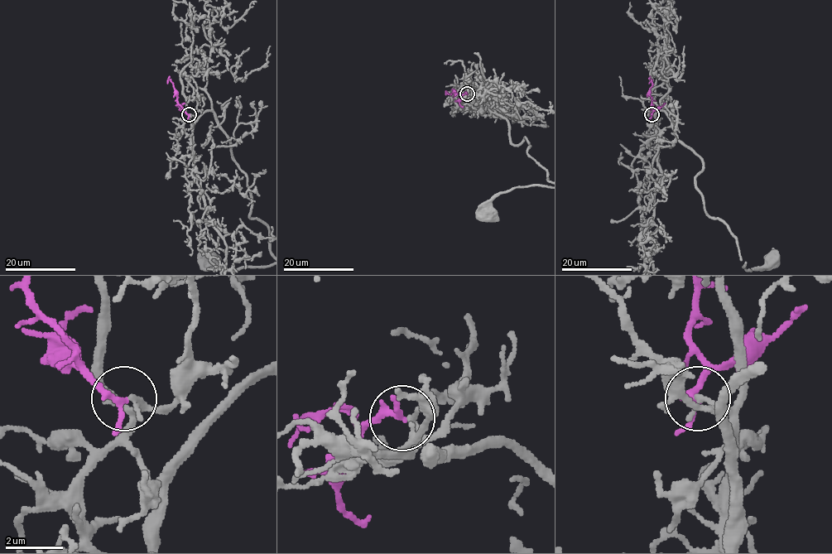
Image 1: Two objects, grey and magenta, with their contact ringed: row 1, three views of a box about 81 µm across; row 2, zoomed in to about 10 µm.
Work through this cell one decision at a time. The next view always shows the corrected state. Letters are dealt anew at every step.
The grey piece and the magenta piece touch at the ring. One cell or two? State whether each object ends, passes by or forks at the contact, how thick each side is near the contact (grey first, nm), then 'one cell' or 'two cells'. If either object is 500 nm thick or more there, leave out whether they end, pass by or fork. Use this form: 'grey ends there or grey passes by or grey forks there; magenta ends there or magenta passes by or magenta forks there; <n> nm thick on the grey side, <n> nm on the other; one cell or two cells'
grey passes by; magenta passes by; 150 nm thick on the grey side, 180 nm on the other; one cell

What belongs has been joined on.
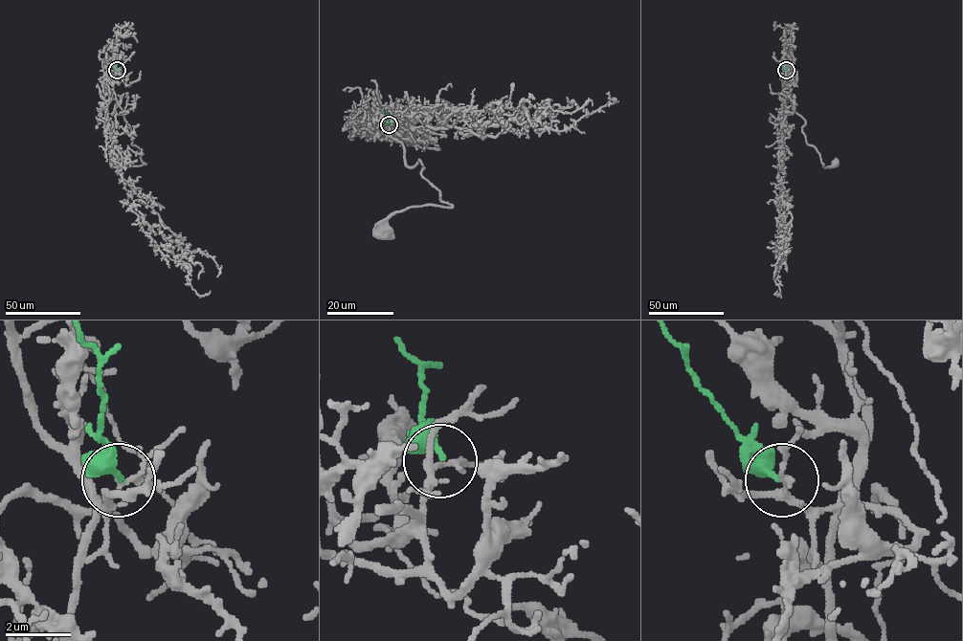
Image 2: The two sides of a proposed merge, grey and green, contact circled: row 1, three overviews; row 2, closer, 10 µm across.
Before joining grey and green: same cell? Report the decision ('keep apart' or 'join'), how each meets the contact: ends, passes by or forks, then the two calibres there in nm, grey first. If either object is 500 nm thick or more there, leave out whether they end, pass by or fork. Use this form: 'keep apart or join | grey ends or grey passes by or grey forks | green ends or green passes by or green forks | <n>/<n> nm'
keep apart | grey forks | green ends | 160/280 nm

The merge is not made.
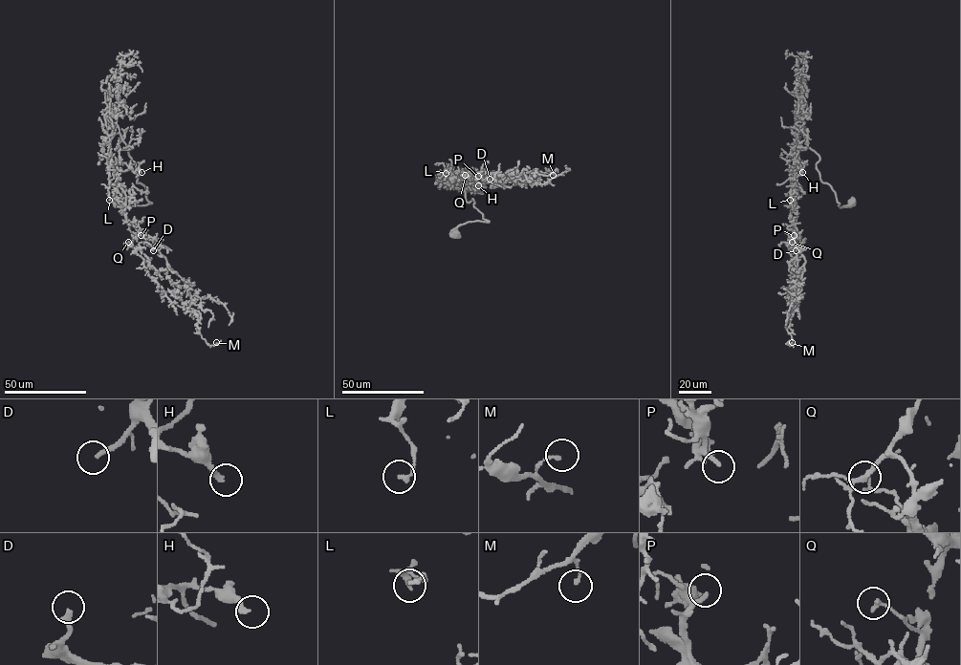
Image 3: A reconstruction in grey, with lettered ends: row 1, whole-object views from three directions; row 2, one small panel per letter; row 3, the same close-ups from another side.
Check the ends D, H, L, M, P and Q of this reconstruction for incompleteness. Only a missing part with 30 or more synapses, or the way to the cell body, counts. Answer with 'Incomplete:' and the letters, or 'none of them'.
Incomplete: D, H, P

